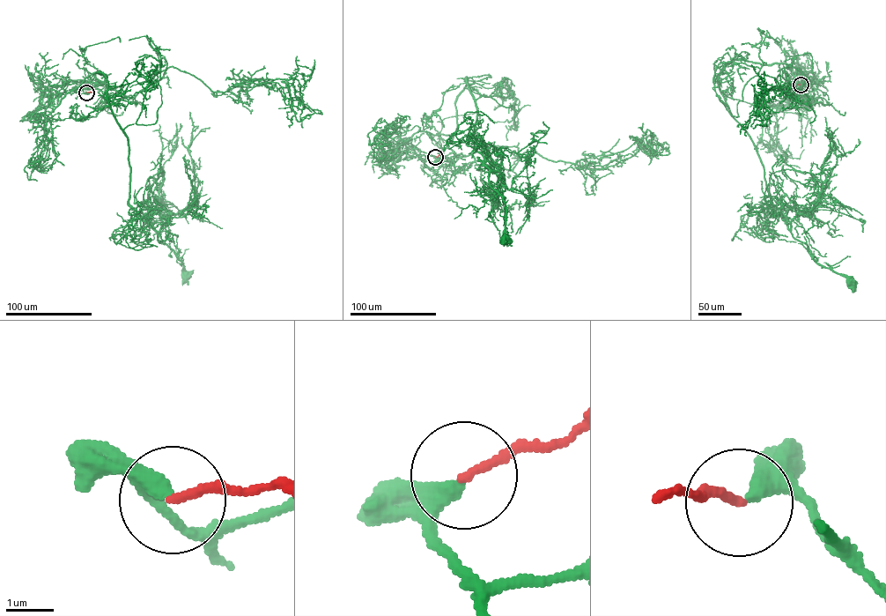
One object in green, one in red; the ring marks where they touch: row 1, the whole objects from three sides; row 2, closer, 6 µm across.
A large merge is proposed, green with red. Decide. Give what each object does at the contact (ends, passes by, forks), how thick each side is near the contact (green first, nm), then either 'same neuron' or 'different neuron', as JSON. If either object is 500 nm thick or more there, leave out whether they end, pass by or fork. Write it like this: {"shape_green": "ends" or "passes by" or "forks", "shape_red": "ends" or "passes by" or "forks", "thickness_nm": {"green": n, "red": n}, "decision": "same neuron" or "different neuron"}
{"shape_green": "ends", "shape_red": "ends", "thickness_nm": {"green": 360, "red": 170}, "decision": "same neuron"}

